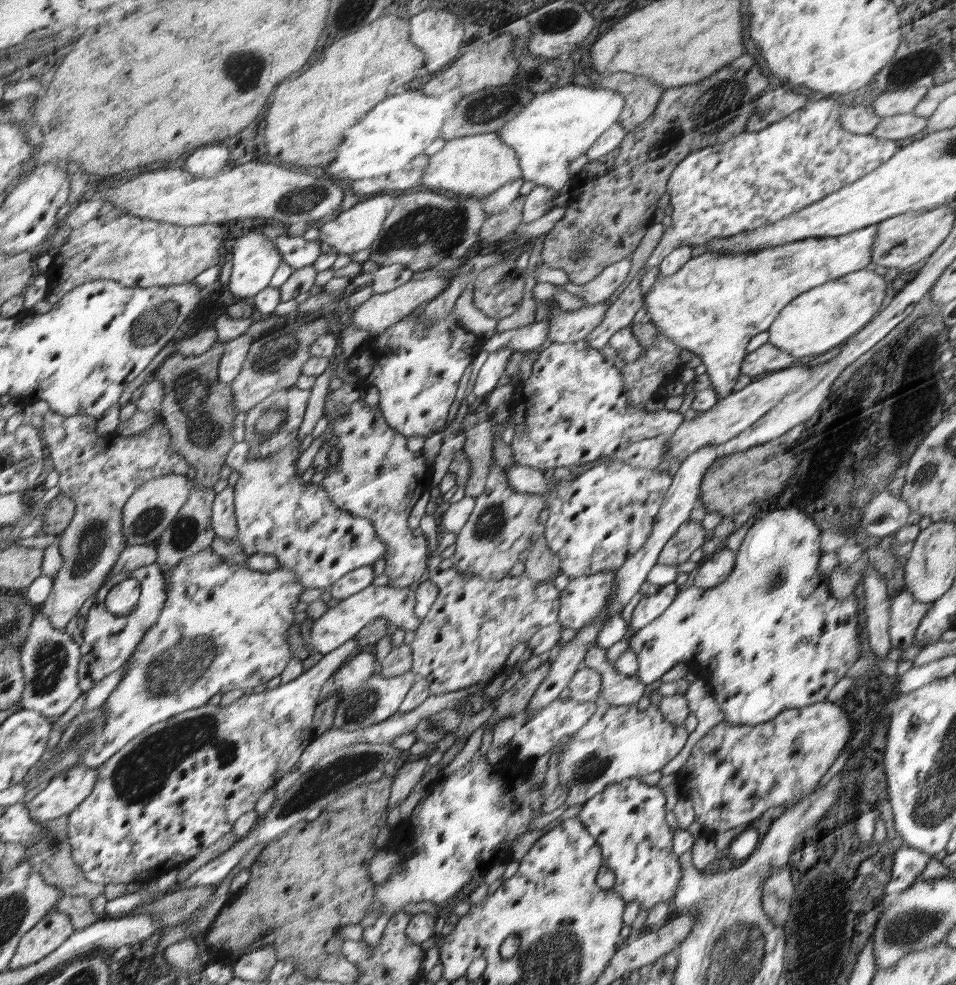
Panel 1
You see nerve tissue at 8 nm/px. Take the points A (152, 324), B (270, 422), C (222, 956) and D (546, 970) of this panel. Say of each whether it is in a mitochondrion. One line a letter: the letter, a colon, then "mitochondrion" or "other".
A: mitochondrion
B: mitochondrion
C: other
D: mitochondrion

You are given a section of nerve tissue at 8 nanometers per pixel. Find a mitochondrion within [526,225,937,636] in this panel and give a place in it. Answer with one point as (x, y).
(777, 577)

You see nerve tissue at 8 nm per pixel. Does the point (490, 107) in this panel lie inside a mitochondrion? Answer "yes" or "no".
yes

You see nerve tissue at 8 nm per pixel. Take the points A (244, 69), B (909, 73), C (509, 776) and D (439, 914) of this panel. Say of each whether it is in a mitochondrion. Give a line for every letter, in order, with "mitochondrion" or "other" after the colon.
A: mitochondrion
B: other
C: other
D: other

